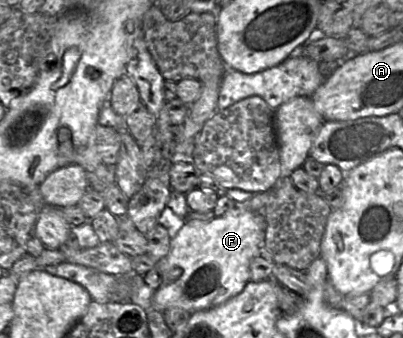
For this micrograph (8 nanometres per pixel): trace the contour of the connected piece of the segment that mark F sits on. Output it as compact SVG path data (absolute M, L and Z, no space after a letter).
M240 203L209 221L186 220L172 239L169 253L154 268L160 276L160 285L153 293L152 308L163 312L169 307L179 307L193 313L215 307L238 295L250 280L249 267L253 256L260 247L265 246L265 230L263 215L242 207Z

